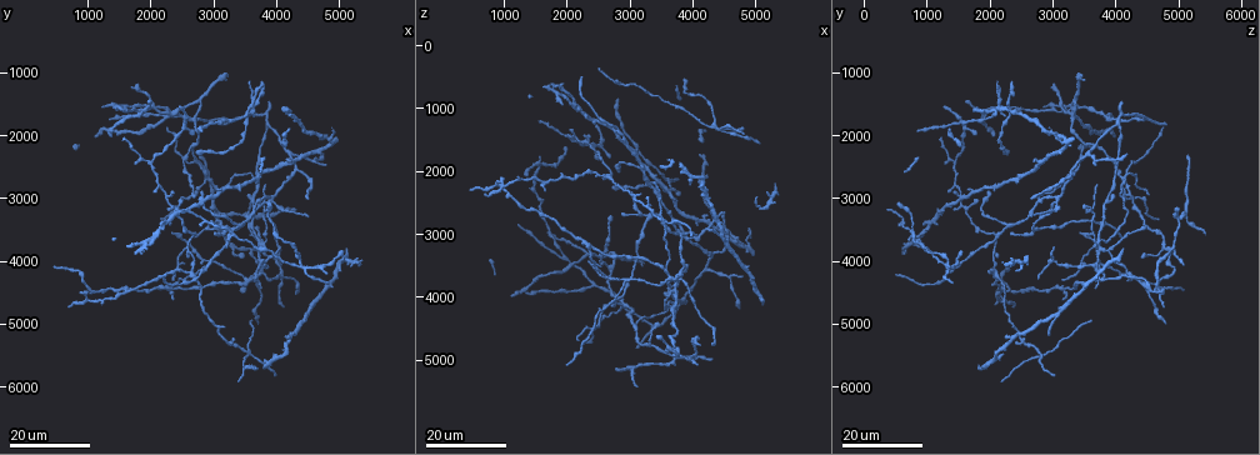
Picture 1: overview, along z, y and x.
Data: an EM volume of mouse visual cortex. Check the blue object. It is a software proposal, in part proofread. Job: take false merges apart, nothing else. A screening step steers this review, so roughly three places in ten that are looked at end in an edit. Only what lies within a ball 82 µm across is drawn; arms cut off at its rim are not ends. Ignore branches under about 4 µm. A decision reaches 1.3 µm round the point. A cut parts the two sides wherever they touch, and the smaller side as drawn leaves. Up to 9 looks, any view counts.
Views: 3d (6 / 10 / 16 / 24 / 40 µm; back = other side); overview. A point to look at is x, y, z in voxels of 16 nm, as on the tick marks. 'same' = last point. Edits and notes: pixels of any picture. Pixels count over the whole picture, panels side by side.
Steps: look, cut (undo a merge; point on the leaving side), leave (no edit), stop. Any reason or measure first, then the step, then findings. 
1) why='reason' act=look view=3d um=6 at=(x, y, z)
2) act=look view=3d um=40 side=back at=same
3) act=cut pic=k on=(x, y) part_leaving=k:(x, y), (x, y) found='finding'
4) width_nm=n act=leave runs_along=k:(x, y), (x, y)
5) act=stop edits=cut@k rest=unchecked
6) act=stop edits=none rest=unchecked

act=look view=3d um=24 at=(4450, 4900, 3000)

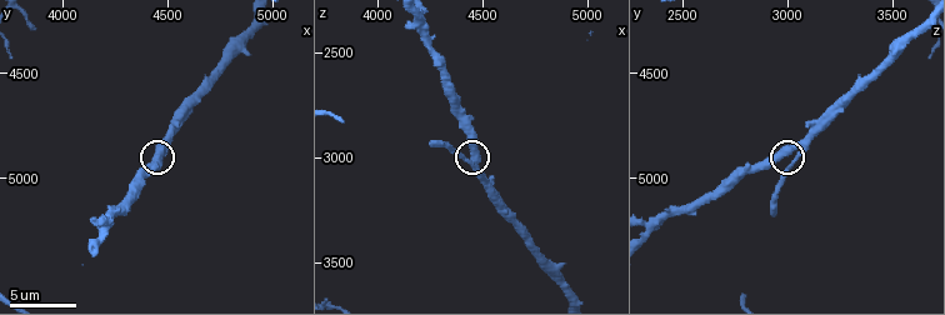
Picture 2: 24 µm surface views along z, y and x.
act=look view=3d um=6 at=(4460, 4910, 3040)

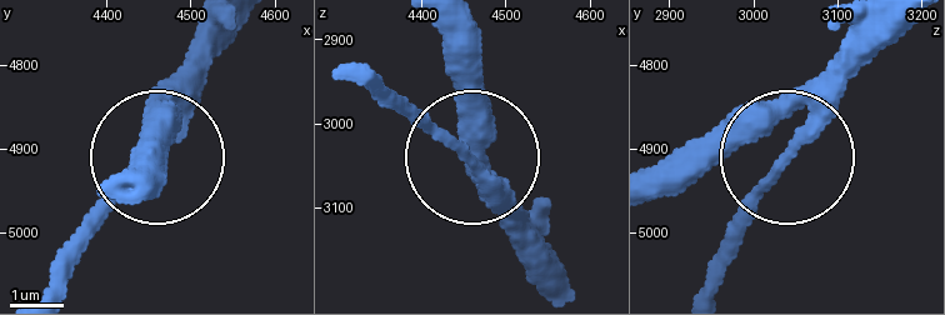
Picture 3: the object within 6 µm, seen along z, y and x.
side_arm_um=6 act=leave found='one neuron here'

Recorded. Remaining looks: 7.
why='three arms meet' act=look view=3d um=24 at=(3800, 3950, 3000)

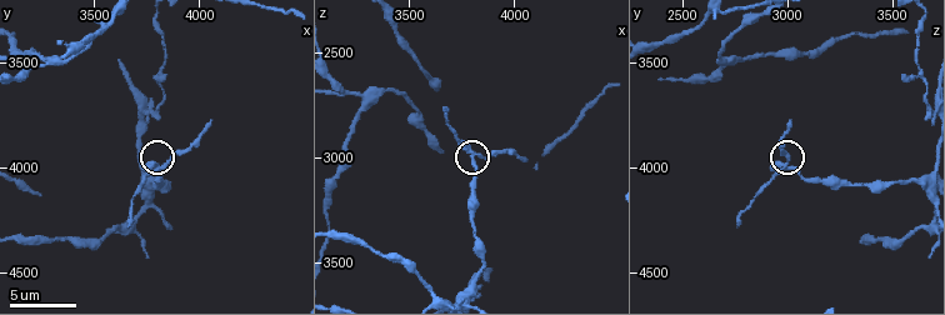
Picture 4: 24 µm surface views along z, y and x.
why='zoom in' act=look view=3d um=6 at=(3850, 3970, 3000)

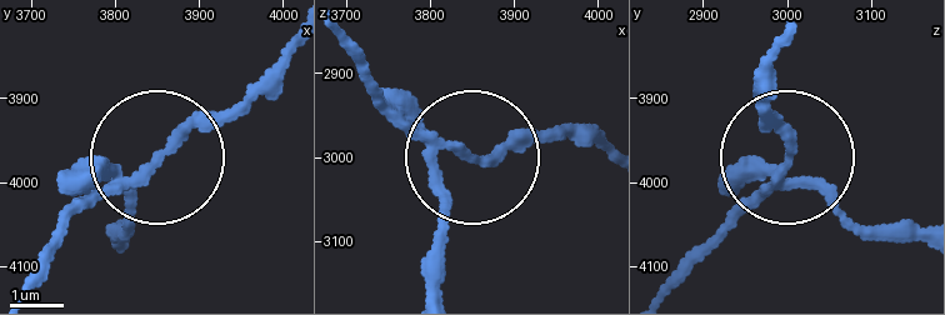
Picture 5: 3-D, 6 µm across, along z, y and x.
act=leave found='continuous, no second neuron'

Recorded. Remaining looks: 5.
why='thin arm on a thick one' act=look view=3d um=24 at=(3750, 3700, 3700)

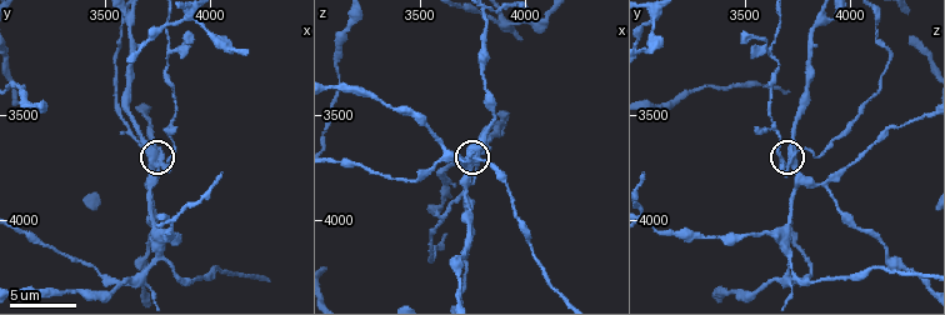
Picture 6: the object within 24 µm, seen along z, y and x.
act=look view=3d um=10 at=same

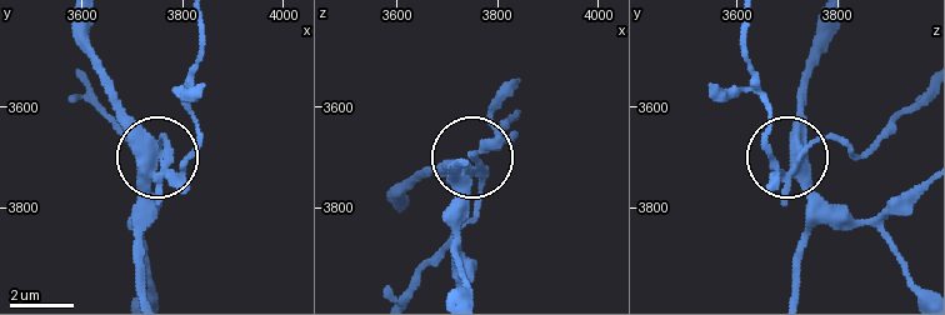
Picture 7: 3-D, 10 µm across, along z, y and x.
width_nm=370 act=cut pic=7 on=(185, 189) part_leaving=7:(483, 173), (476, 210), (413, 291) found='two neurons meet here'

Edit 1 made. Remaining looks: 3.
why='two arms at a narrow angle' act=look view=3d um=24 at=(3850, 1800, 4050)

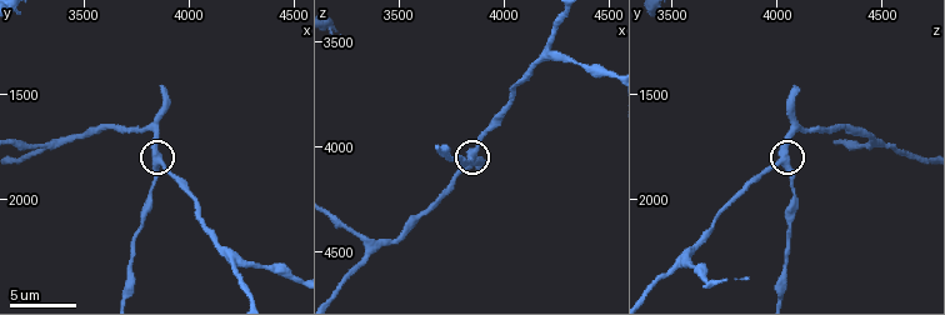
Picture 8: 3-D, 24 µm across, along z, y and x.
act=look view=3d um=10 at=(3870, 1820, 4010)

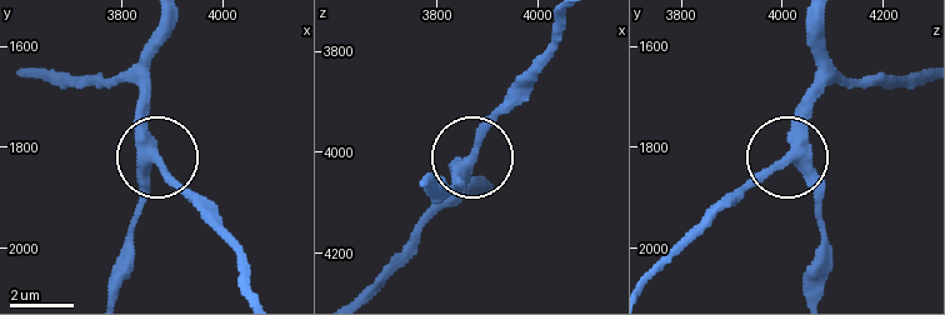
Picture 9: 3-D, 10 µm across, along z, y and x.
act=leave runs_along=9:(106, 293), (153, 158), (209, 216) found='continuous, no second neuron'

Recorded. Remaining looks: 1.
act=stop edits=cut@7 rest=unchecked

